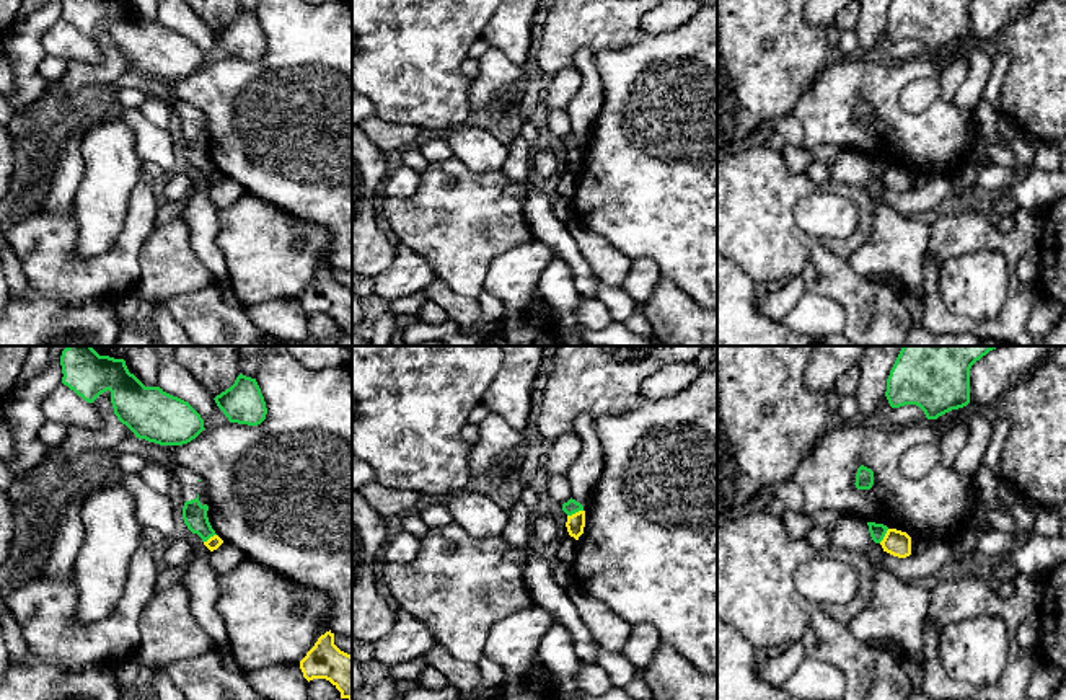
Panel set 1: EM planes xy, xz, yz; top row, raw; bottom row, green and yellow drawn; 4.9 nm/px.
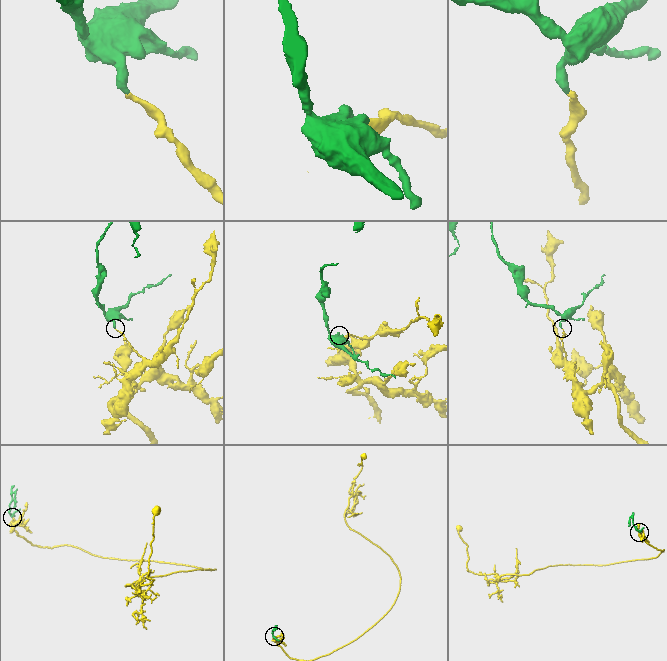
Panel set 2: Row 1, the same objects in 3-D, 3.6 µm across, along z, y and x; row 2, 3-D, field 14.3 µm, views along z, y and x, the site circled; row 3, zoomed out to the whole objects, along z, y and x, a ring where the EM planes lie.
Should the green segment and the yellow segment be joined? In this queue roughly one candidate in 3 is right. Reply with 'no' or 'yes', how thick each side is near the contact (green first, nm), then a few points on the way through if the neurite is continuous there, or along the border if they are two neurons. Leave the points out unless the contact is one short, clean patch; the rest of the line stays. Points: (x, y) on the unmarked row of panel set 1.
no; 70 nm thick on the green side, 90 nm on the other; border along xz (582, 144), (568, 150)

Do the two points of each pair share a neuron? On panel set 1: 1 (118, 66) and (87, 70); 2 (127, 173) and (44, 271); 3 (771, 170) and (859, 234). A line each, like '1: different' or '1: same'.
1: same
2: different
3: same

